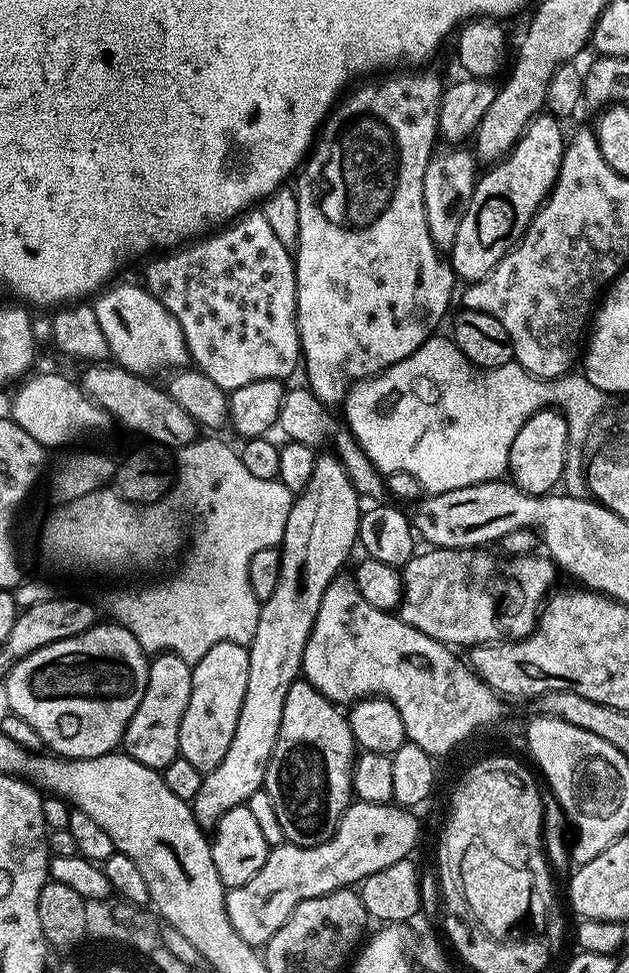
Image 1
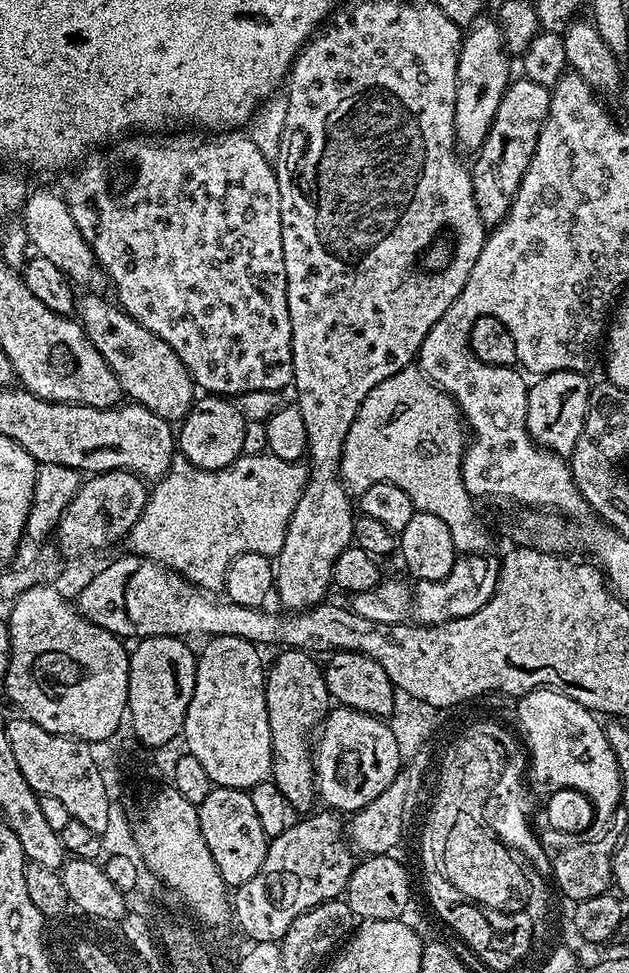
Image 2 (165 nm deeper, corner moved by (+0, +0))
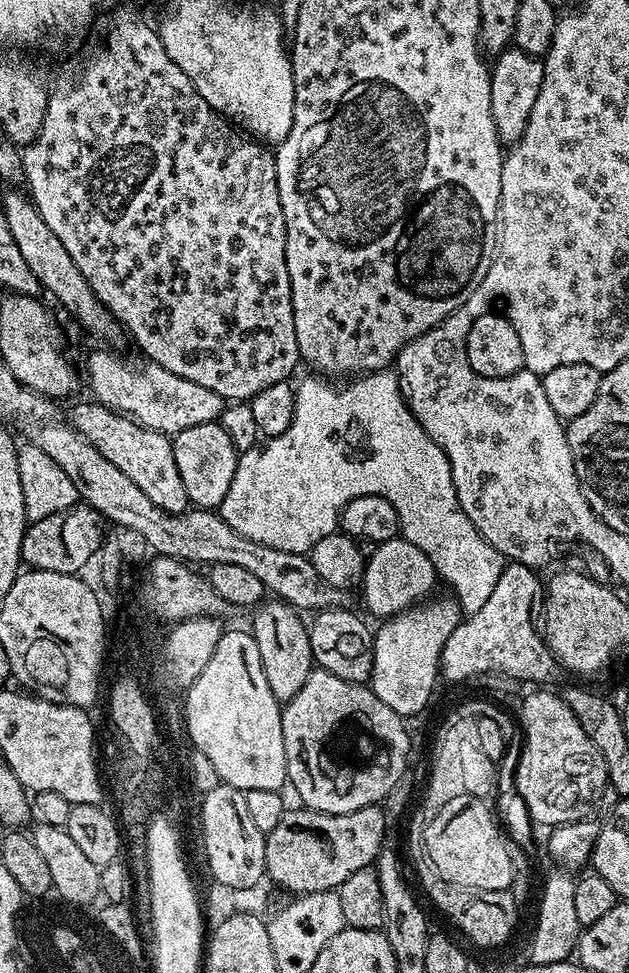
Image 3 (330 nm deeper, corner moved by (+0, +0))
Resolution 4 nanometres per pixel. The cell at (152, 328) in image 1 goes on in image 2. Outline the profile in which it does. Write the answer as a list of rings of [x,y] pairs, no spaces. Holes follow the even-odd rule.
[[[33,189],[22,206],[20,219],[33,251],[39,256],[50,258],[50,262],[54,262],[54,266],[58,266],[58,270],[62,270],[62,274],[66,274],[73,285],[80,287],[81,284],[84,290],[100,290],[100,287],[105,287],[106,277],[94,258],[94,250],[86,238],[82,238],[82,230],[78,230],[74,218],[70,218],[68,203],[59,191]]]

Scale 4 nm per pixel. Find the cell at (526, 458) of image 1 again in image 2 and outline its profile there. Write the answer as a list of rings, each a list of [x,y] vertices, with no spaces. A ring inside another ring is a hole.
[[[550,372],[539,377],[537,384],[533,383],[528,390],[528,405],[526,406],[526,426],[532,436],[532,441],[555,456],[571,457],[574,446],[578,446],[578,438],[582,434],[582,426],[588,413],[588,394],[590,391],[589,377],[582,372]]]

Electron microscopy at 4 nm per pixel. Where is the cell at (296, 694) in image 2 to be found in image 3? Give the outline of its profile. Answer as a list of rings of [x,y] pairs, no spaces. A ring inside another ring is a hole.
[[[275,598],[265,599],[251,616],[250,631],[254,642],[258,642],[258,654],[262,658],[262,670],[266,674],[266,682],[270,682],[274,698],[286,702],[294,698],[294,694],[302,688],[314,667],[308,624],[305,617],[295,608]]]

